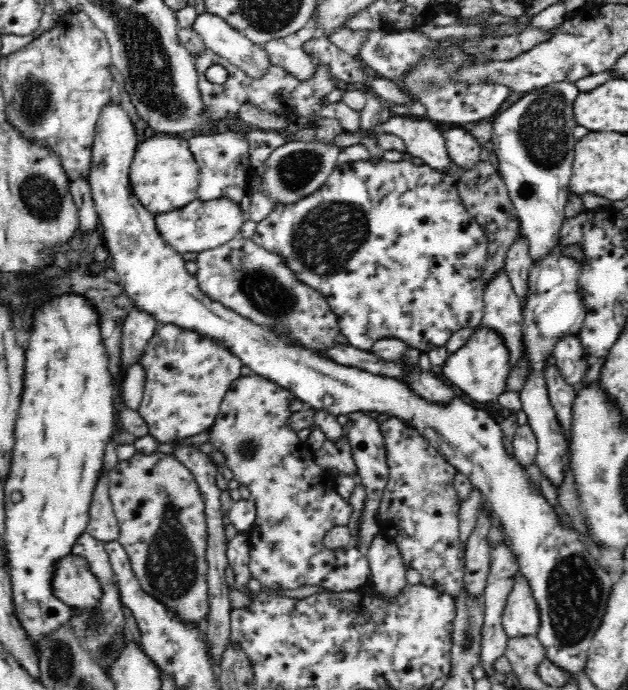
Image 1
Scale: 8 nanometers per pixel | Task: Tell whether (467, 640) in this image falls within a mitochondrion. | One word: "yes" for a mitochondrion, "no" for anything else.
yes

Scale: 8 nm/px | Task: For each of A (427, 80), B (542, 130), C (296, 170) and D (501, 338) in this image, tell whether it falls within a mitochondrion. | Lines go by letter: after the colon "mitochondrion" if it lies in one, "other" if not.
A: mitochondrion
B: mitochondrion
C: mitochondrion
D: other

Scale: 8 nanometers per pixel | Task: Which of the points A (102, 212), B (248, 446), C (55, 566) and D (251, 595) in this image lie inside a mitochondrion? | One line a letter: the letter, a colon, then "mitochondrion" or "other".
A: other
B: mitochondrion
C: other
D: other

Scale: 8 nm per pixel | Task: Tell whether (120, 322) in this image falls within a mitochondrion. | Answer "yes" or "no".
no

